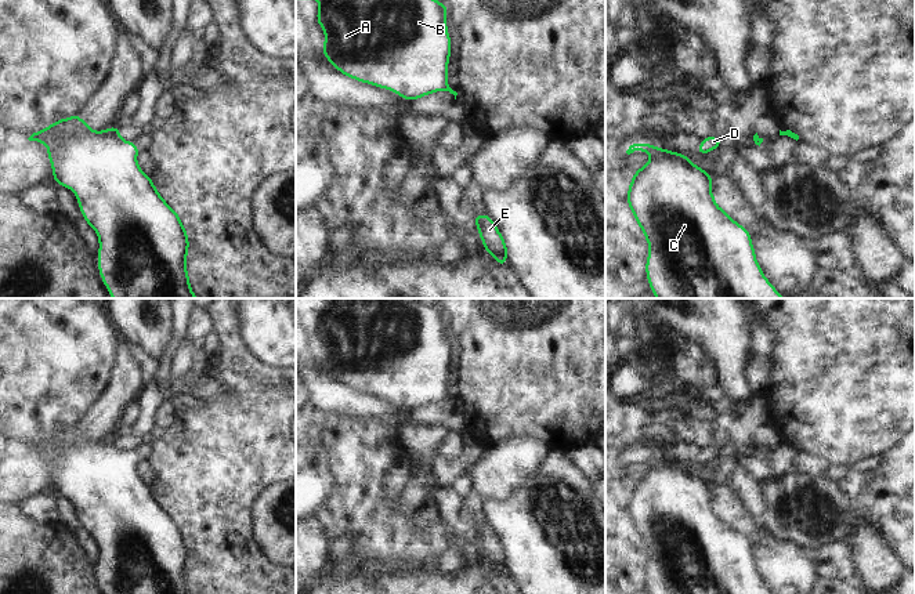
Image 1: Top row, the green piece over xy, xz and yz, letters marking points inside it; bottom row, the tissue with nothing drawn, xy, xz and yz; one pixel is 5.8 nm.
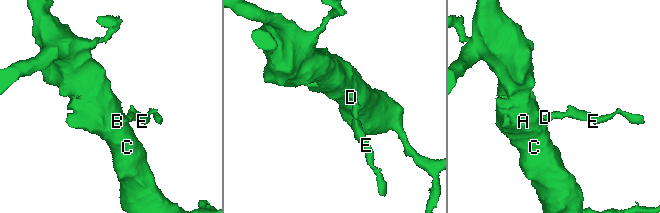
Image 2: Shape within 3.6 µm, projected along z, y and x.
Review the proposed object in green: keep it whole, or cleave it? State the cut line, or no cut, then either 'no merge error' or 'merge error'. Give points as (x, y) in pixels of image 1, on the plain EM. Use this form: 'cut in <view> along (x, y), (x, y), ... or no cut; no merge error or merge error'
no cut; no merge error

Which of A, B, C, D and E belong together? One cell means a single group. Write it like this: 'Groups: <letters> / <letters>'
Groups: A B C D E.

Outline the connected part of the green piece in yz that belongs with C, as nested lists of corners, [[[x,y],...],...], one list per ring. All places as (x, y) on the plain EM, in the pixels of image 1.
[[[633,453],[626,463],[630,464],[634,460],[651,464],[647,474],[634,481],[626,504],[628,515],[644,542],[650,558],[645,569],[648,594],[771,594],[757,572],[748,537],[734,530],[717,515],[712,503],[713,483],[692,474],[691,466],[652,453]]]

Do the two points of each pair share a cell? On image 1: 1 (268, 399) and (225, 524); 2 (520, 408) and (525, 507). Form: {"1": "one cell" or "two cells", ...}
{"1": "one cell", "2": "two cells"}

